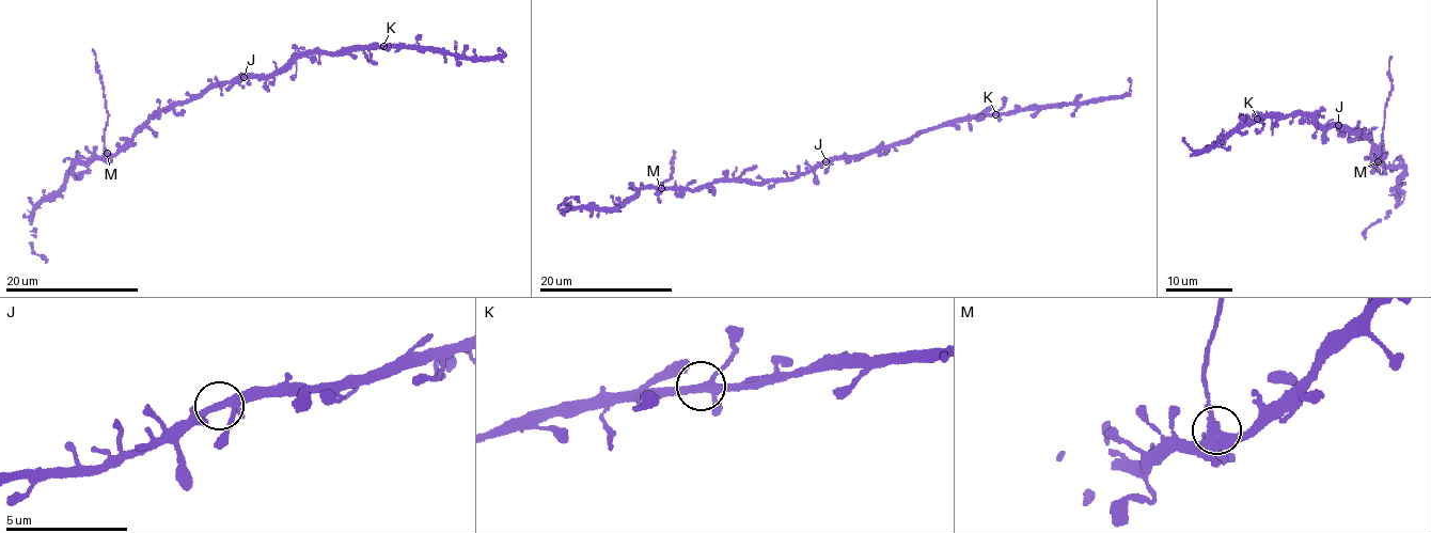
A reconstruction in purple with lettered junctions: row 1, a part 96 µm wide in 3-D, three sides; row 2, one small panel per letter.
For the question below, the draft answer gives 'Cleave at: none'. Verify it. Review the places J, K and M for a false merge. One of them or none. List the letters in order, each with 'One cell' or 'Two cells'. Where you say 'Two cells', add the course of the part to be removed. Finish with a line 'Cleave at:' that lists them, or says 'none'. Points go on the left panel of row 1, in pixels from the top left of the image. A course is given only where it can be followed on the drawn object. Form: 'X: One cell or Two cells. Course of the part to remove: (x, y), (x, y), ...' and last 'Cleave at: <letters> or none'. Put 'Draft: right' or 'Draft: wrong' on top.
Draft: wrong
J: One cell
K: One cell
M: Two cells. Course of the part to remove: (106, 153), (108, 111), (93, 49)
Cleave at: M

